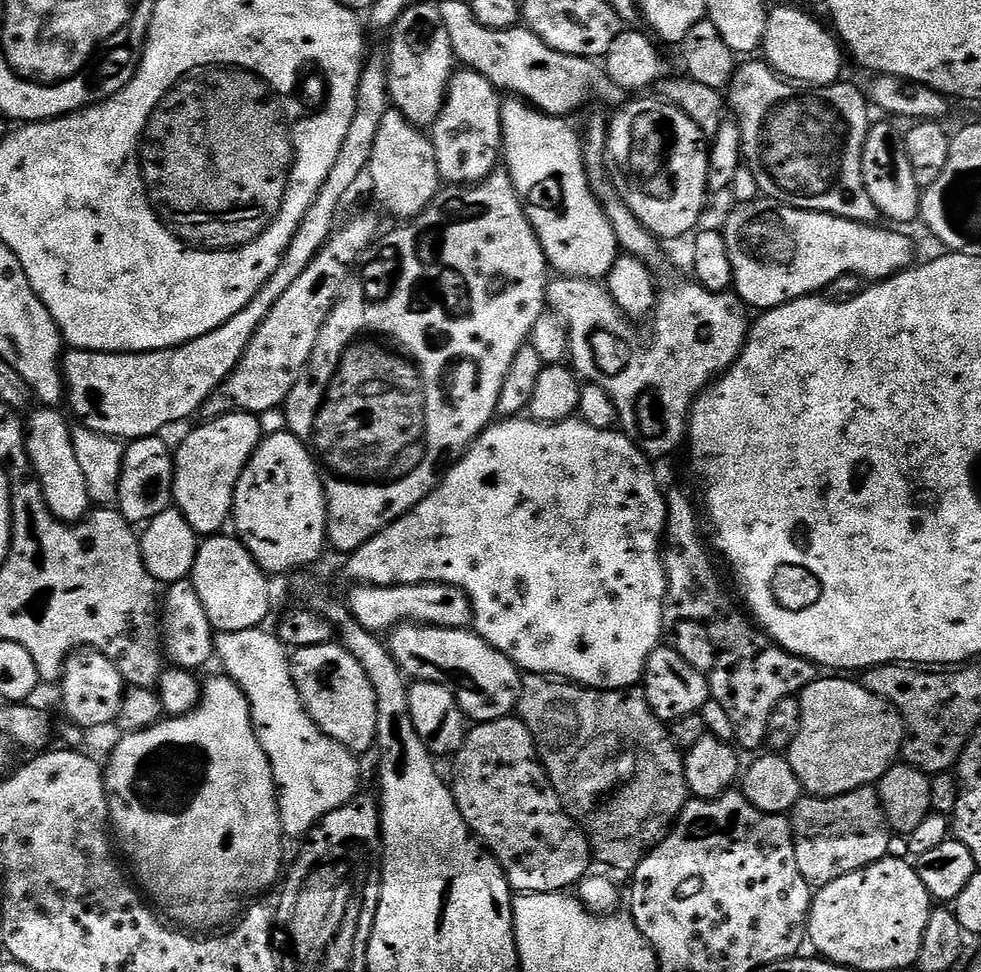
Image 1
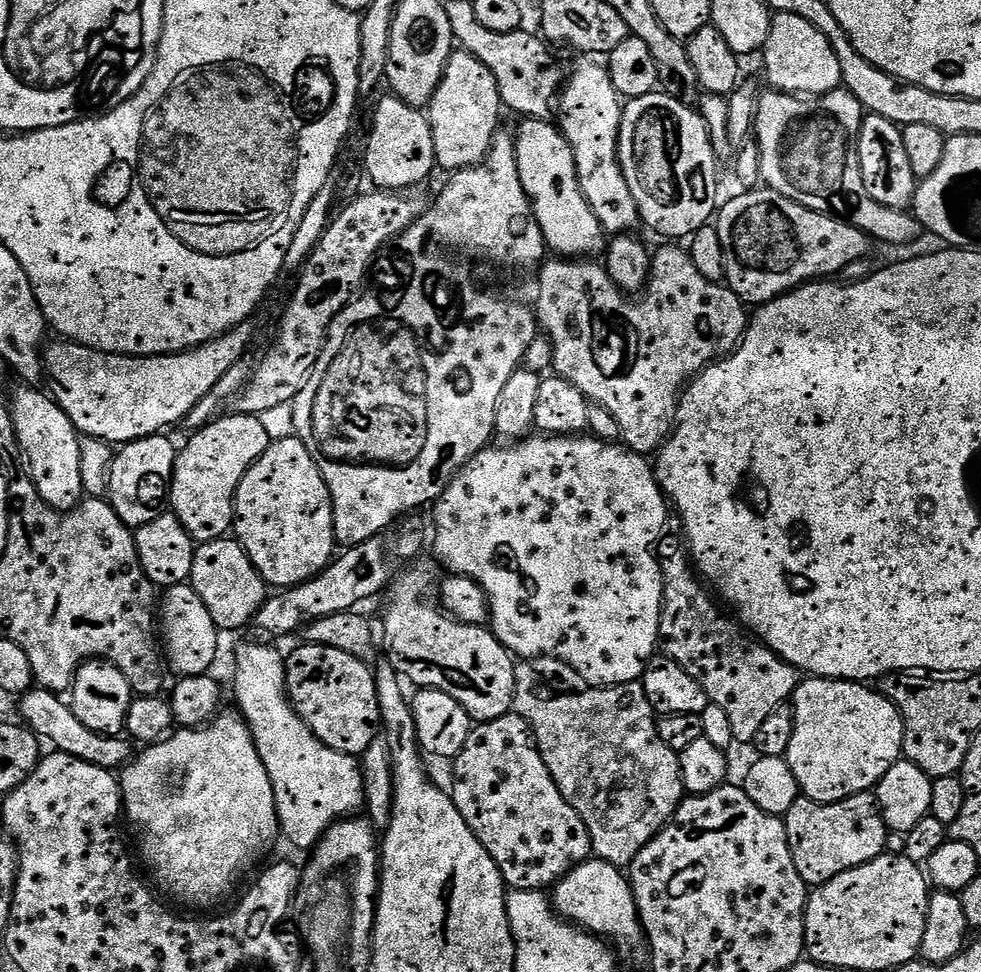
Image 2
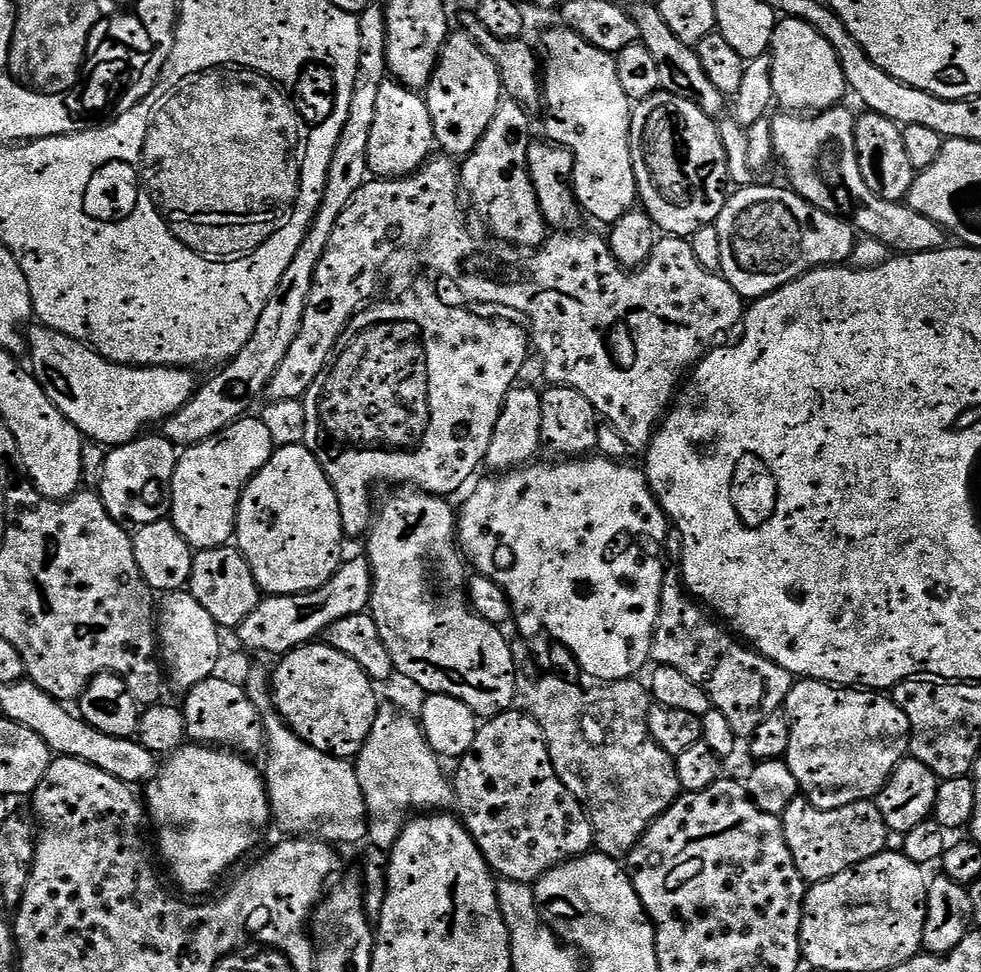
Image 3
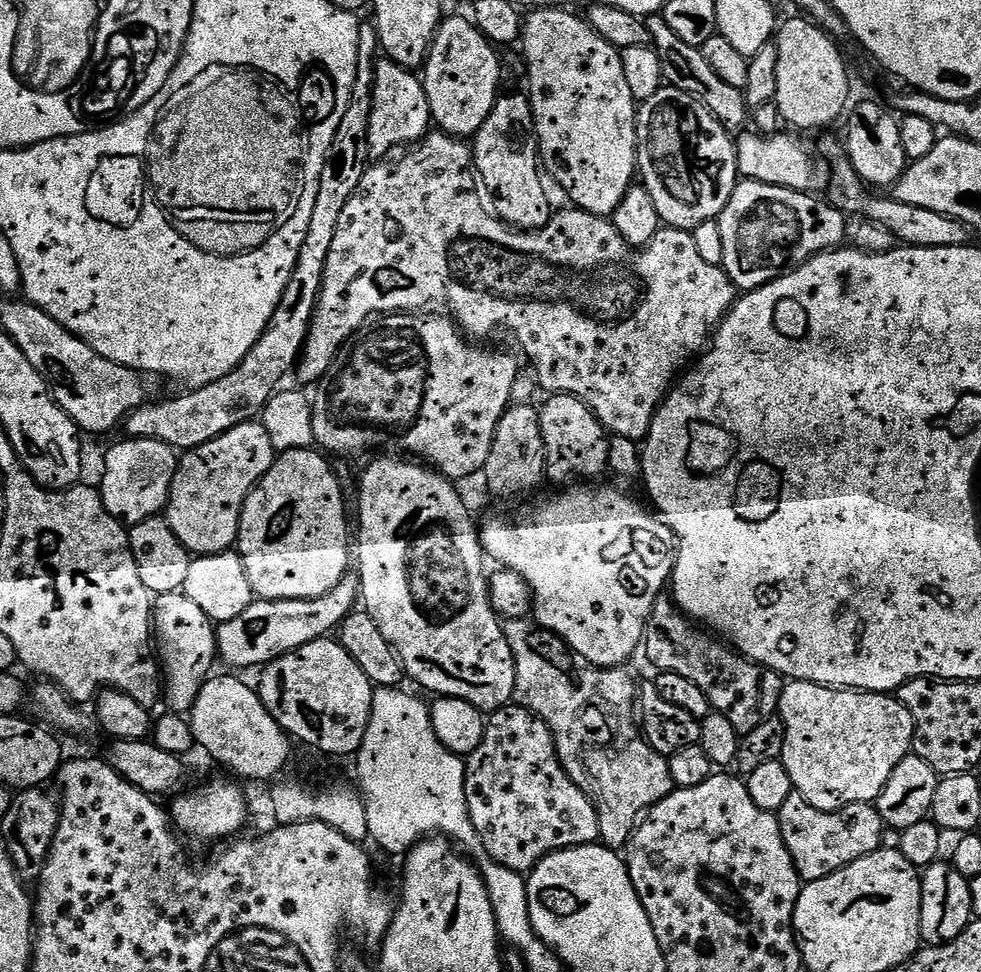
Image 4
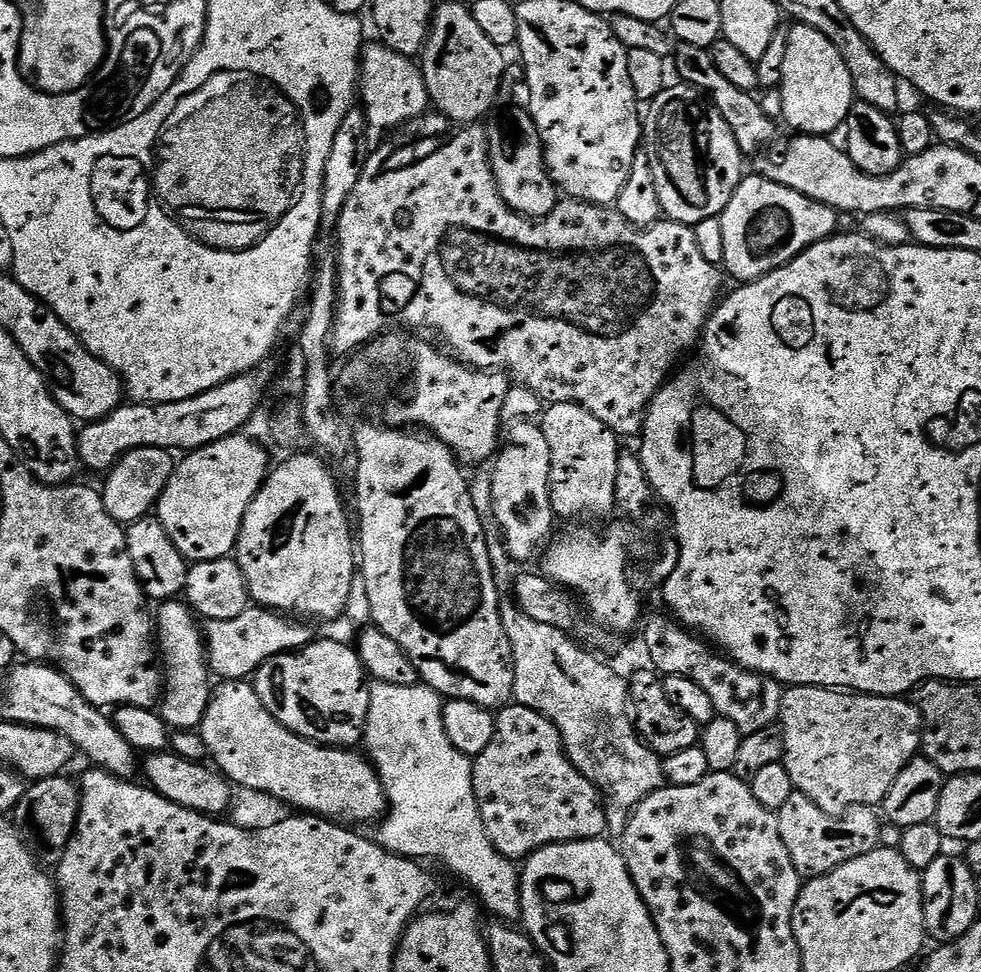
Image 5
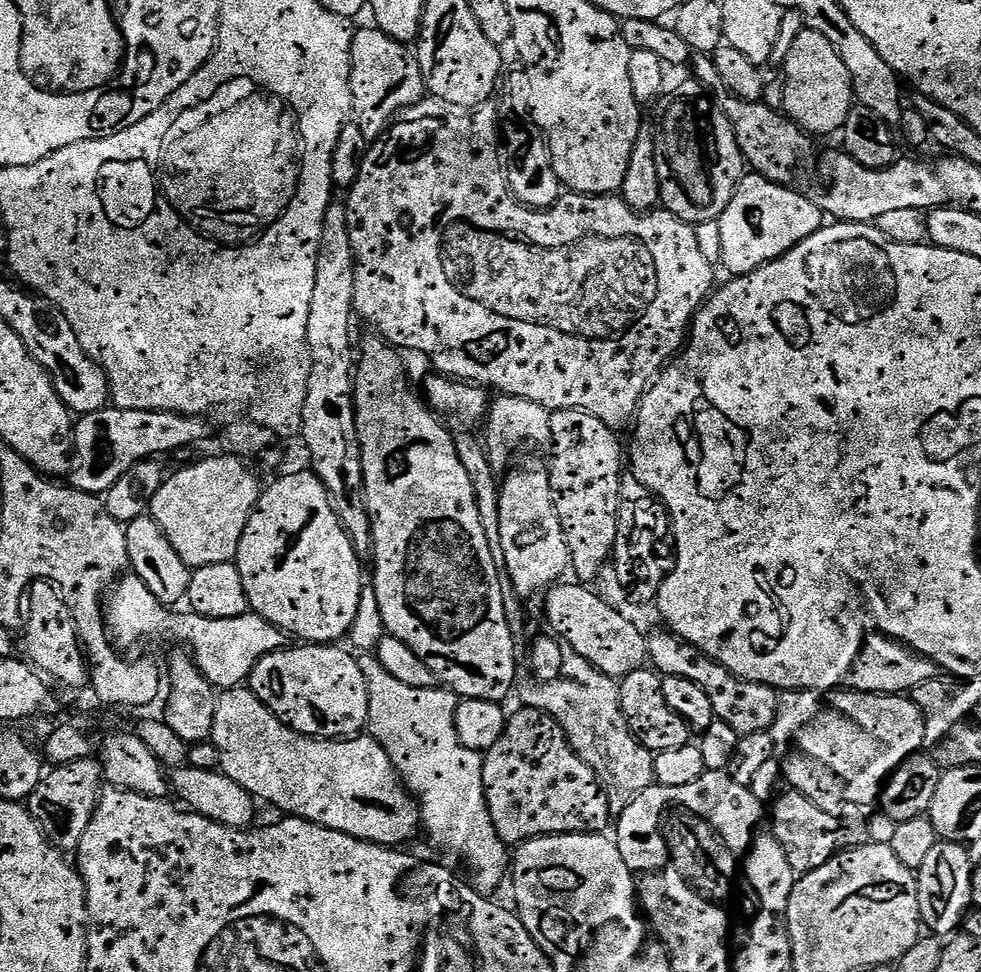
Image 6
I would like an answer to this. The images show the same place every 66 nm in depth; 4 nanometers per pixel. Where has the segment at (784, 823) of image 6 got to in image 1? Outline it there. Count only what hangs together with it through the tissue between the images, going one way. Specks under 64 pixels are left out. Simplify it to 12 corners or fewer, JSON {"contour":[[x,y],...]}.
{"contour":[[875,787],[805,795],[790,819],[814,890],[887,856]]}

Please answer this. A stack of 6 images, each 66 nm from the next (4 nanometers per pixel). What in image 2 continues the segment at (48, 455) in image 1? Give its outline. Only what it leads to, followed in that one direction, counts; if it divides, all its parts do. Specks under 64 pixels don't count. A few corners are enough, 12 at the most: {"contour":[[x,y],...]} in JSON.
{"contour":[[47,391],[10,399],[27,475],[51,508],[85,499],[77,432]]}

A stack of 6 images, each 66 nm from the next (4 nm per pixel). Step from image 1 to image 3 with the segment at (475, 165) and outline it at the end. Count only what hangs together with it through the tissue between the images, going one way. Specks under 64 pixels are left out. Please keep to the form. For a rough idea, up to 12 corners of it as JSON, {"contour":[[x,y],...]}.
{"contour":[[449,35],[426,89],[436,144],[463,158],[502,99],[492,59]]}

